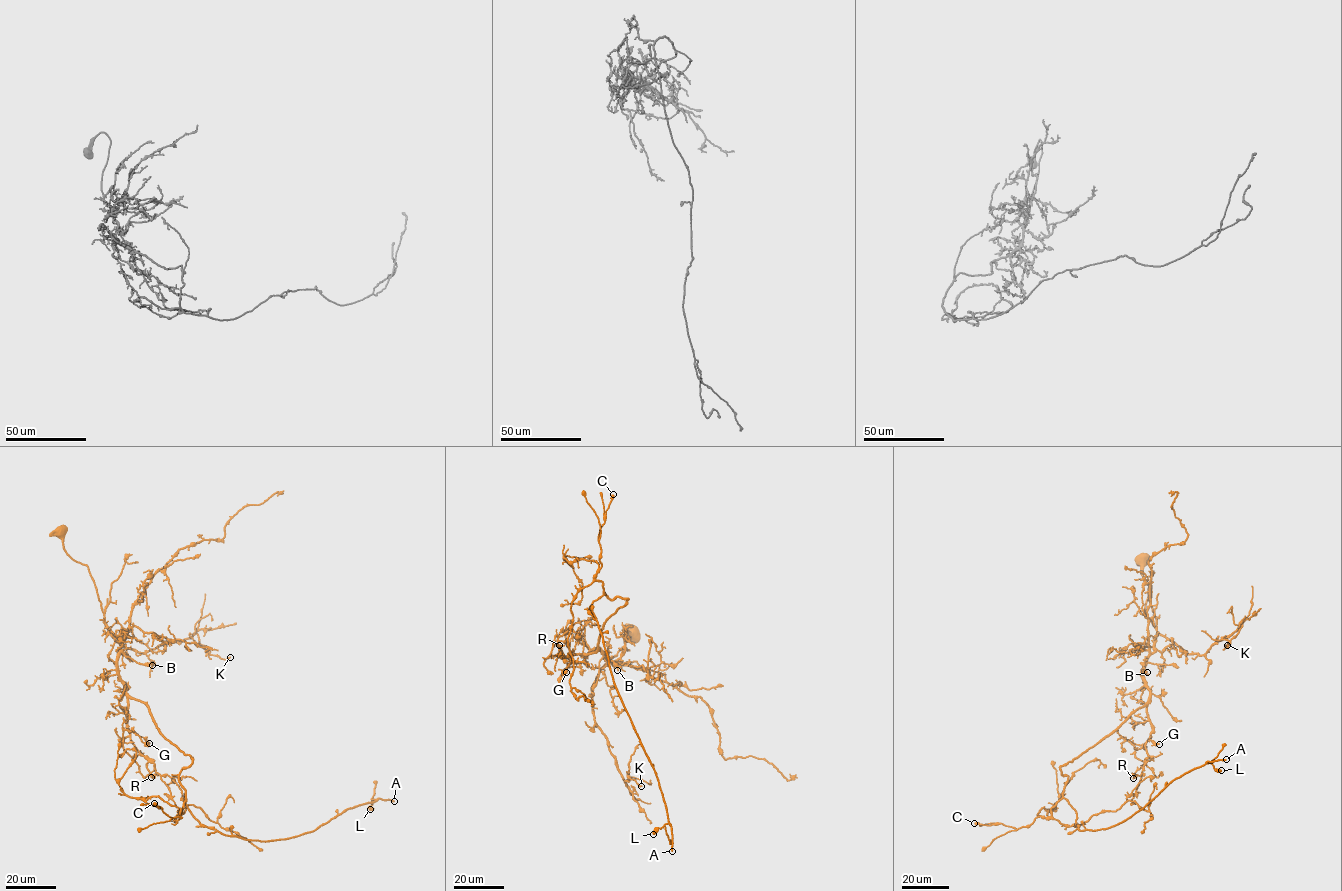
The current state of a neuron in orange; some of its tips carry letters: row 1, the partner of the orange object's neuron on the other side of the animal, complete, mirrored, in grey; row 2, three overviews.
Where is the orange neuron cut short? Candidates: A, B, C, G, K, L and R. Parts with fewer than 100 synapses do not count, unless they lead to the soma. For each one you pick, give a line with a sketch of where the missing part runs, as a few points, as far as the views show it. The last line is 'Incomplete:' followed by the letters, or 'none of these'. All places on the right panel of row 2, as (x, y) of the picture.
Incomplete: A

